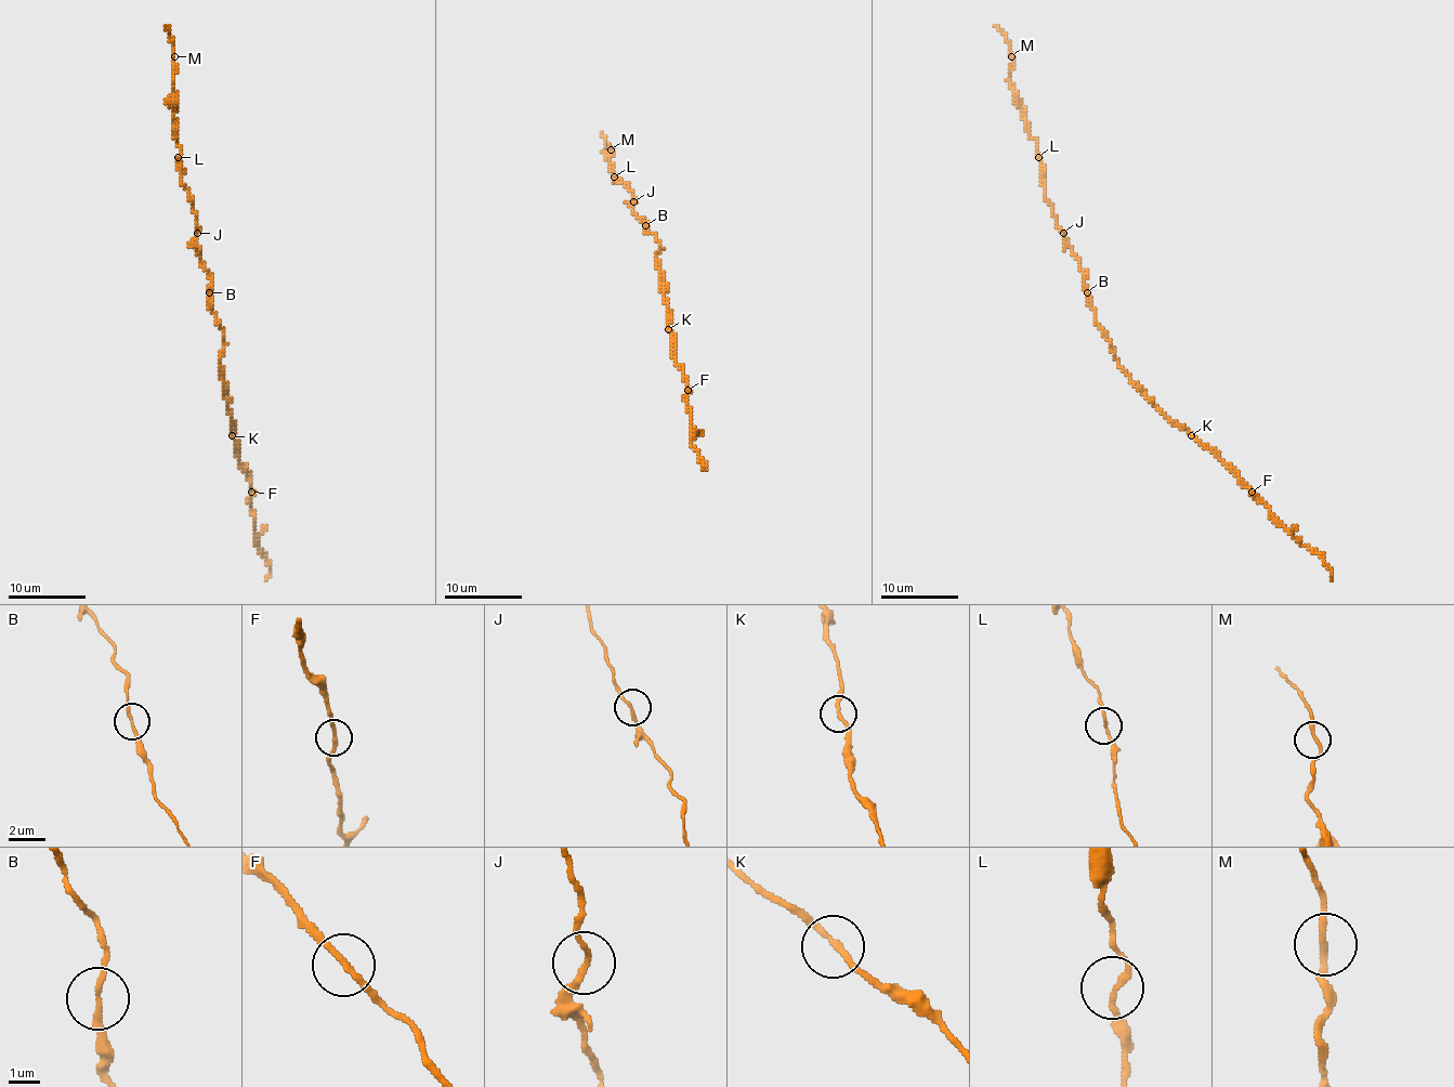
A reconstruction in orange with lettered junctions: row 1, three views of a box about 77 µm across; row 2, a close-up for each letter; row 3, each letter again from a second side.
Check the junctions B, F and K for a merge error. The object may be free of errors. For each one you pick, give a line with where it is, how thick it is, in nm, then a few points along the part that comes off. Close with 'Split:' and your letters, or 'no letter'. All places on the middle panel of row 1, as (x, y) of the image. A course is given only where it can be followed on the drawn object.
Split: no letter

